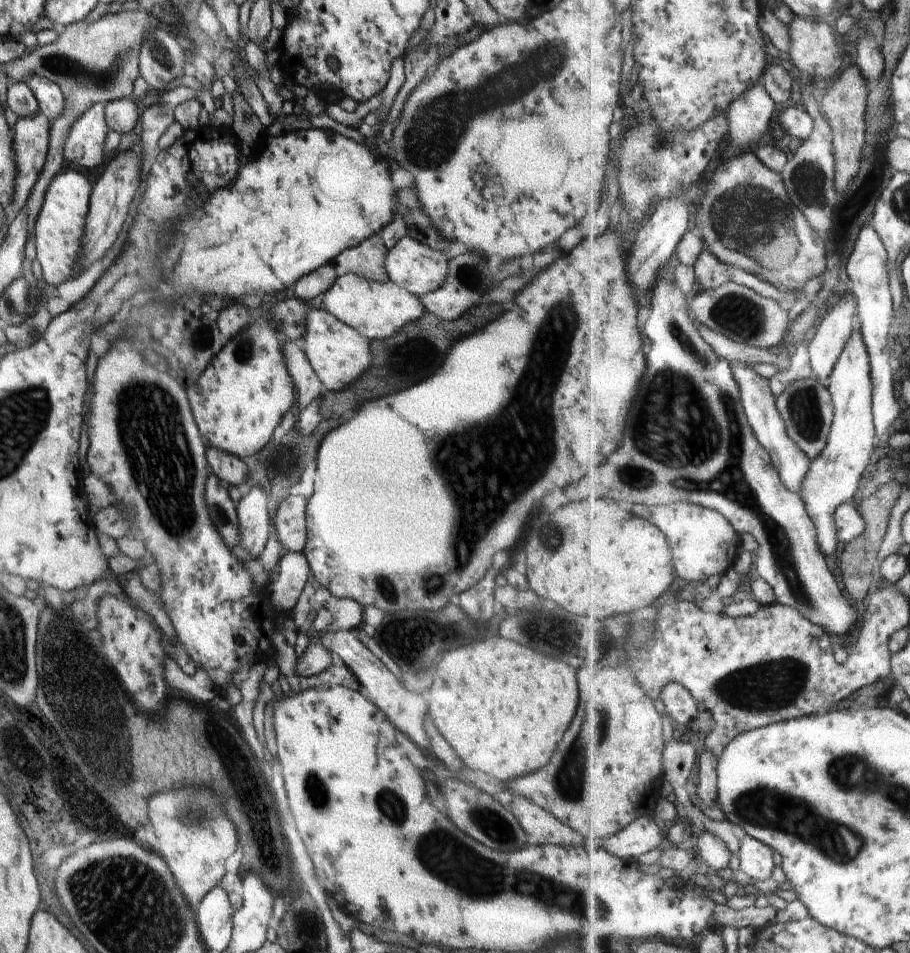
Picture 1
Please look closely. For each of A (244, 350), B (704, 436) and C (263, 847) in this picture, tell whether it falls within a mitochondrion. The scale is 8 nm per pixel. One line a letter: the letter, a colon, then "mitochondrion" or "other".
A: mitochondrion
B: mitochondrion
C: mitochondrion

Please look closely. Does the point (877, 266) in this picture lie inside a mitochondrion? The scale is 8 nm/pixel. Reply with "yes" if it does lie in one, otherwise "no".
no

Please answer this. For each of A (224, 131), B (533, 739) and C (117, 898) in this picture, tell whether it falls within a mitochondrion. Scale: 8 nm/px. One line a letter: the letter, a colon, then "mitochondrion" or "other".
A: other
B: other
C: mitochondrion

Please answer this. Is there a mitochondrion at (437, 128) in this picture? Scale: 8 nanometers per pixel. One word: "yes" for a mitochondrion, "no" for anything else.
yes

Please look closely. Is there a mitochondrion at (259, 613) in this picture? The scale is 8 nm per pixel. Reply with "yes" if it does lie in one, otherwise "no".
no

